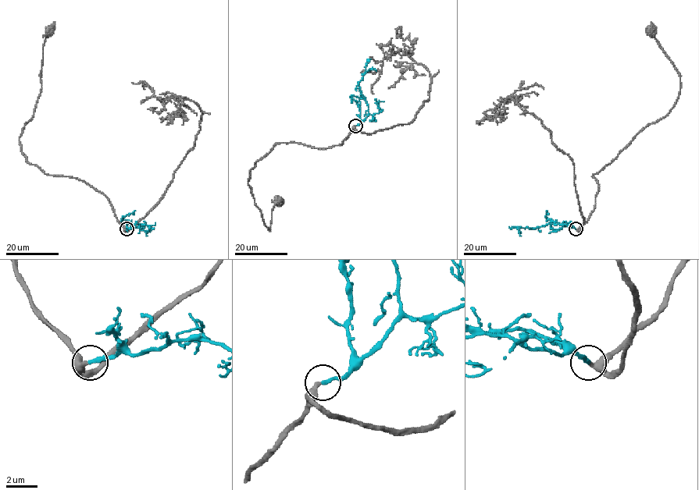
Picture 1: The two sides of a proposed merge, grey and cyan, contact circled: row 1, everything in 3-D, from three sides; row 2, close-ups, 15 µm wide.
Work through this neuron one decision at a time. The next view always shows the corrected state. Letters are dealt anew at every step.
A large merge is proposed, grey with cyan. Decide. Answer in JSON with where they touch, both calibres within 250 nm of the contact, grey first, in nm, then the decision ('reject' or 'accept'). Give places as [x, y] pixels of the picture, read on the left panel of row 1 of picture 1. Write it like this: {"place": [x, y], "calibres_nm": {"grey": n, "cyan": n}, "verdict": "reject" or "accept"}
{"place": [126, 229], "calibres_nm": {"grey": 340, "cyan": 240}, "verdict": "accept"}

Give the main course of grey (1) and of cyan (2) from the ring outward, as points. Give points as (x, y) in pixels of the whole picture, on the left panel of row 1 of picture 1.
1: (126, 229), (102, 193), (75, 178), (48, 175), (21, 150), (19, 136), (41, 92), (49, 29)
2: (126, 229), (140, 225), (137, 223), (130, 228), (140, 227), (147, 236)

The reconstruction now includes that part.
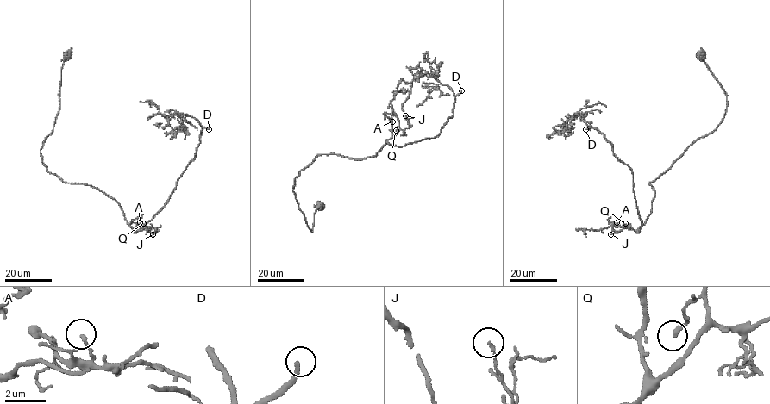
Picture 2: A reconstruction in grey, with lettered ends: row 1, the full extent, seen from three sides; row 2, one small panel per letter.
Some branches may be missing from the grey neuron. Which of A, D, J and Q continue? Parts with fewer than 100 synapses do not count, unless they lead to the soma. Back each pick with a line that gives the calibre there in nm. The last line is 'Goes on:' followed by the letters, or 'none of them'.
D: 220 nm thick
Goes on: D

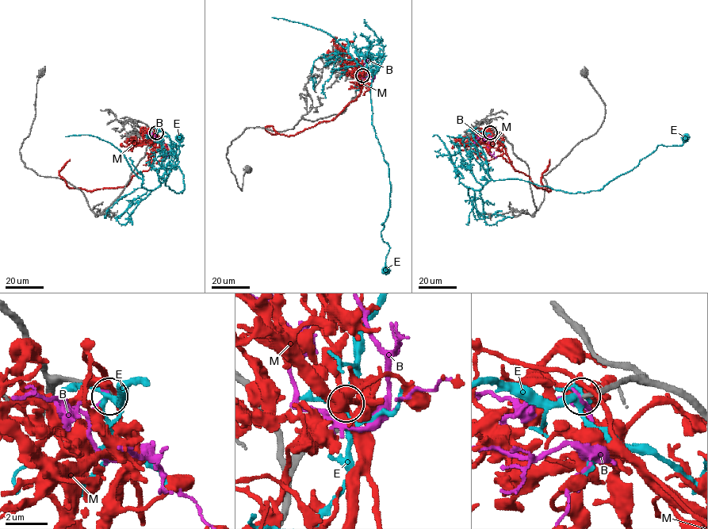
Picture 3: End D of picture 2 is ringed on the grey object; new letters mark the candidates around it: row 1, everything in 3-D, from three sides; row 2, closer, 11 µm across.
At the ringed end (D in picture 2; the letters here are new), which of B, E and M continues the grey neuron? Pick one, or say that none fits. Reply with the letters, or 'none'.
none

